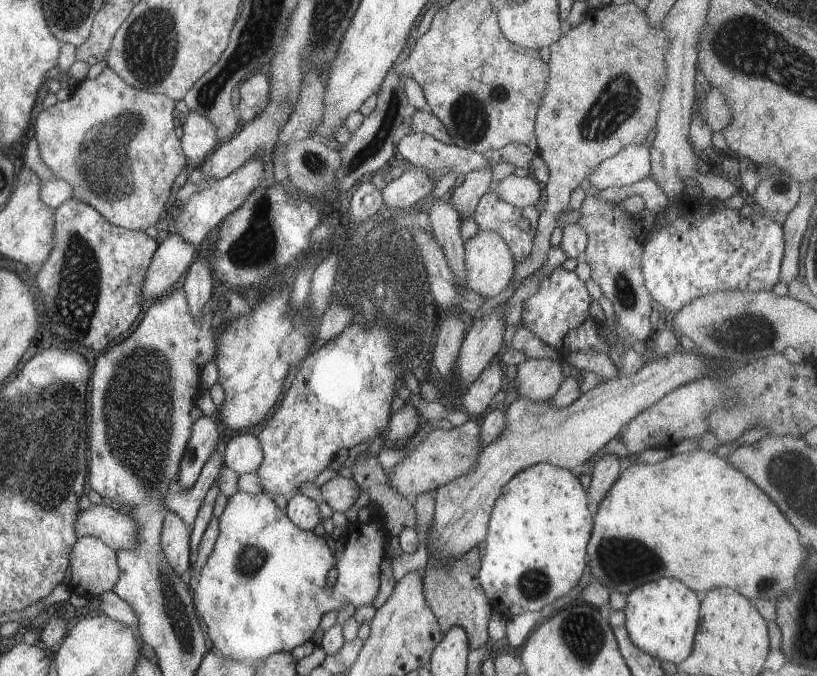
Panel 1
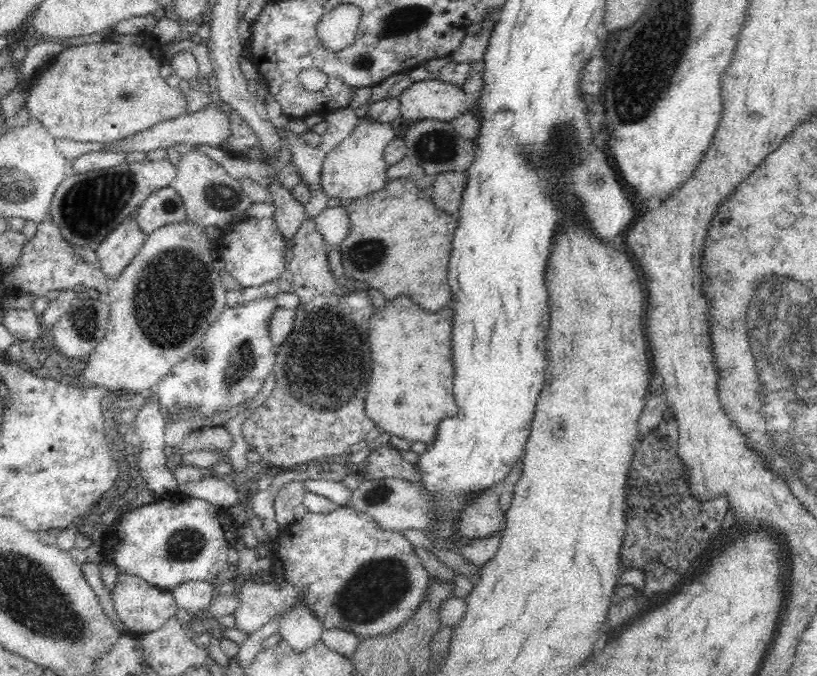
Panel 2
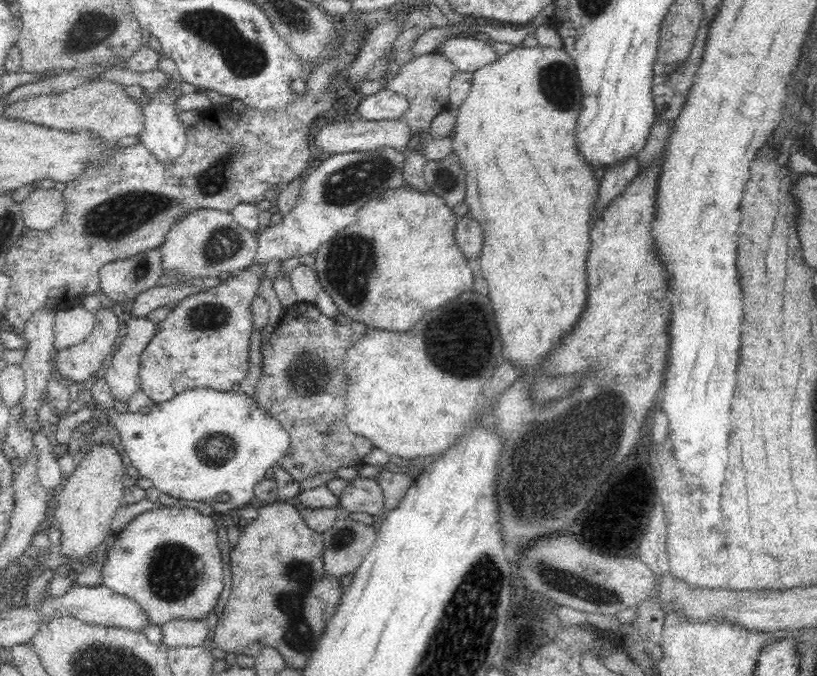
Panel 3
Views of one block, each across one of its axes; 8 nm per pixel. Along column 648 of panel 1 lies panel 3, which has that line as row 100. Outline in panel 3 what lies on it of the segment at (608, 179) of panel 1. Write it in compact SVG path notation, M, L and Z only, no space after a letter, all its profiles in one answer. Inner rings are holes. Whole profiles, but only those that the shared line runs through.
M156 91L156 98L145 102L142 107L144 115L144 130L139 135L141 143L155 157L159 164L172 164L185 152L187 130L179 121L179 109L174 107L177 94L170 91Z

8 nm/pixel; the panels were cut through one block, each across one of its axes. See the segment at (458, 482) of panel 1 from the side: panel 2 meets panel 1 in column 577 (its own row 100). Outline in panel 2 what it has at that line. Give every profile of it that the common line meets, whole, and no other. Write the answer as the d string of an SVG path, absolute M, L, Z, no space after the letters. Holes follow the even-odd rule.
M437 78L414 82L397 97L399 115L408 122L434 119L451 121L469 108L461 87L446 84Z

